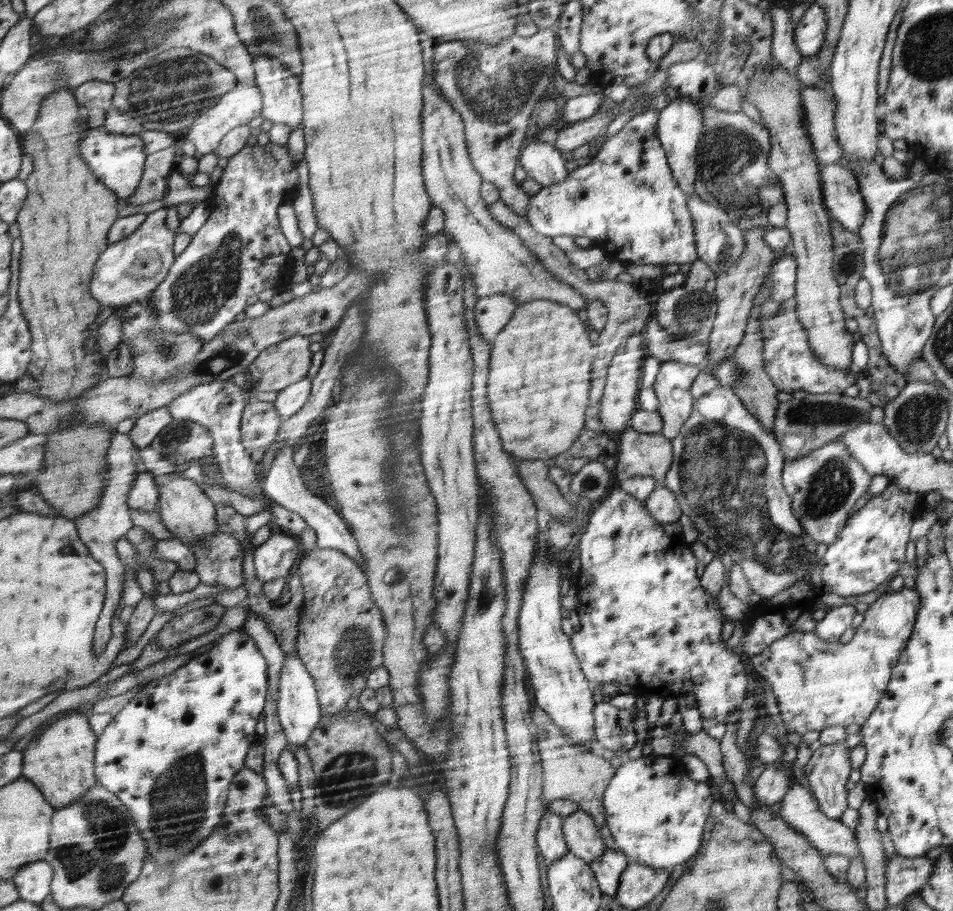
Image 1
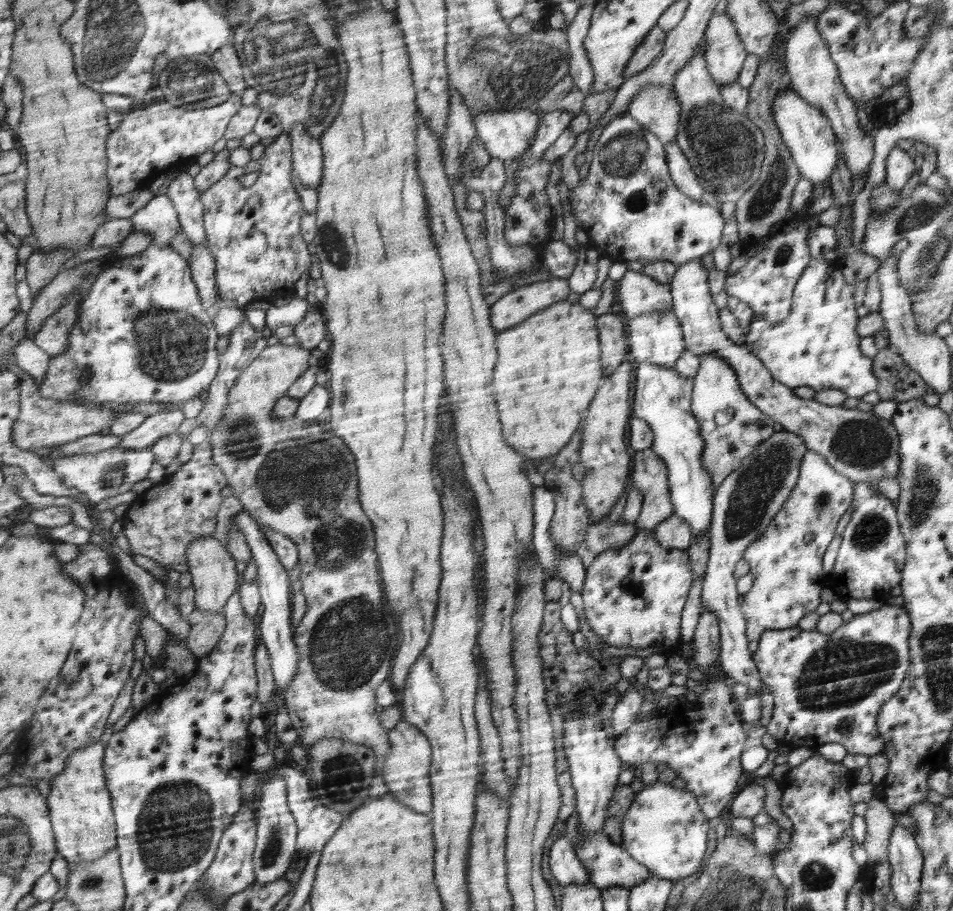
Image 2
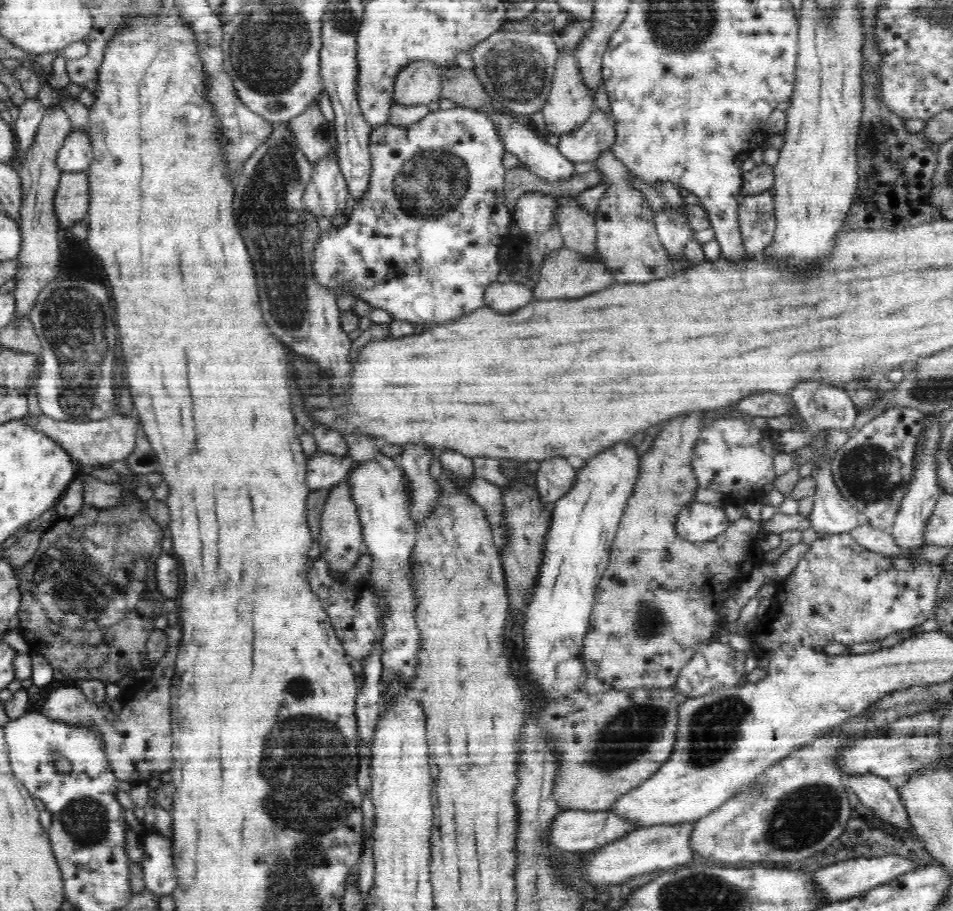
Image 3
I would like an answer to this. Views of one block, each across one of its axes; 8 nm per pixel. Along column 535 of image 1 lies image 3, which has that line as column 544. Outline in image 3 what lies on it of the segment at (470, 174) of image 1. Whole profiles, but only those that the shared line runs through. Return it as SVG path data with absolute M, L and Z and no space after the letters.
M563 246L554 249L541 262L539 281L533 290L533 298L540 301L579 299L603 291L604 288L615 283L614 273L602 262L602 258L599 257L597 252L581 254L577 249Z

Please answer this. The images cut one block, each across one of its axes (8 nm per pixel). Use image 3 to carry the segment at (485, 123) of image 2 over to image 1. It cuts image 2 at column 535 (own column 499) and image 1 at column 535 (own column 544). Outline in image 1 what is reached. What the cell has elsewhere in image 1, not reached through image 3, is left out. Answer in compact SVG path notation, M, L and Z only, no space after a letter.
M527 139L519 155L519 164L528 177L543 187L564 182L568 176L568 170L564 166L566 160L550 142Z

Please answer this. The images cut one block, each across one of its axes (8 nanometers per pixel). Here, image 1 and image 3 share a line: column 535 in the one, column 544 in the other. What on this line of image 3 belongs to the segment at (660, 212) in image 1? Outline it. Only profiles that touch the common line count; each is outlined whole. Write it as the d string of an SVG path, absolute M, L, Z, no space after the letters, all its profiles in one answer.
M526 192L518 198L513 214L522 234L542 234L557 226L553 214L553 197L539 192Z

